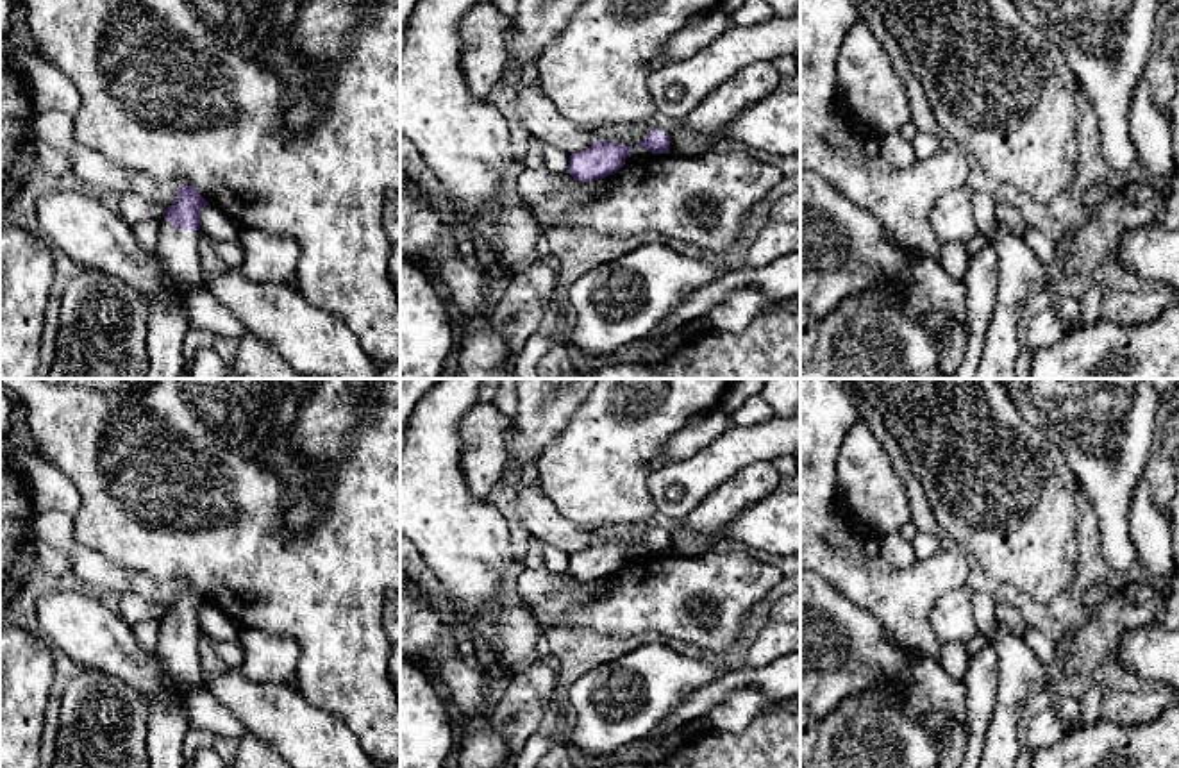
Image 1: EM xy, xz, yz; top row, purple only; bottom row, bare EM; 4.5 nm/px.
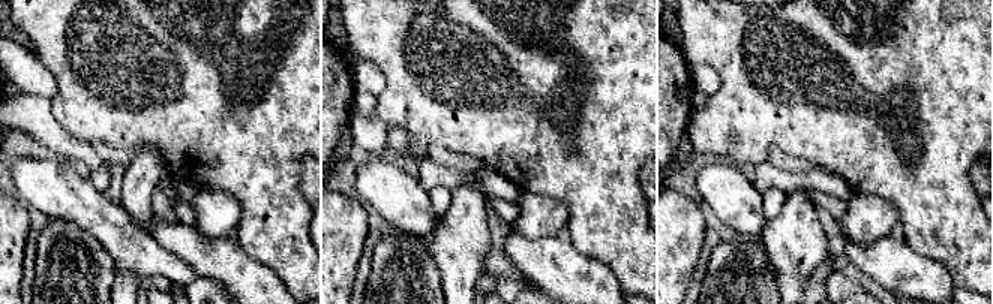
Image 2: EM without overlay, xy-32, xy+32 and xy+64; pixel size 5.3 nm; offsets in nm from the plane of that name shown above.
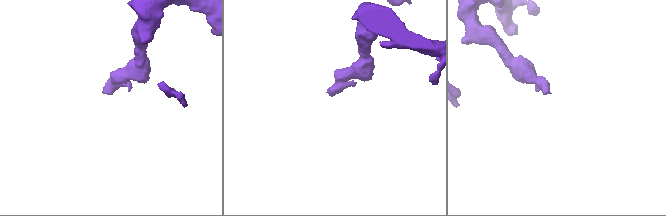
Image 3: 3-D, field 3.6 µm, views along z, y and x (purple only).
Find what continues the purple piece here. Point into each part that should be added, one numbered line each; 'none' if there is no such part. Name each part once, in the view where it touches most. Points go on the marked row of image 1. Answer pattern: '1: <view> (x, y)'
1: xy (177, 250)

